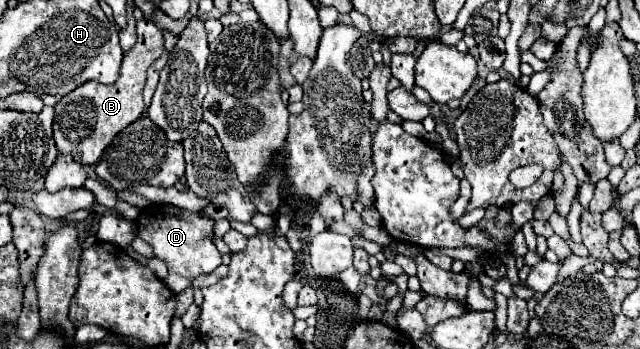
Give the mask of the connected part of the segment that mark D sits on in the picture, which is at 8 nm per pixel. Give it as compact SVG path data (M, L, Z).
M151 204L143 208L137 218L137 236L153 246L155 256L167 264L169 272L193 280L201 274L211 274L221 266L221 252L213 244L213 224L215 220L205 212L189 212L169 204Z

